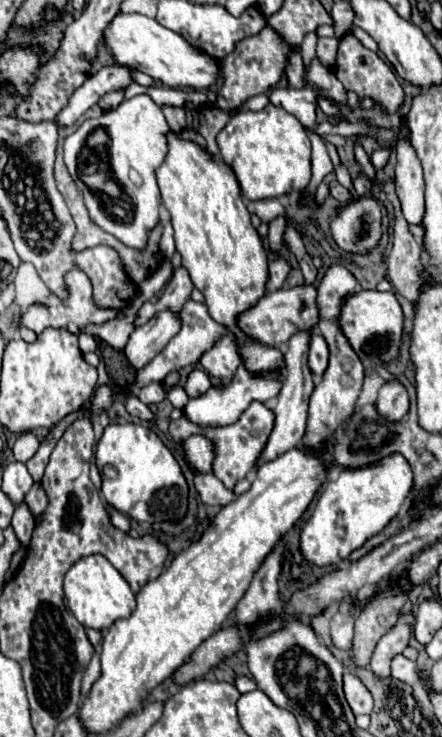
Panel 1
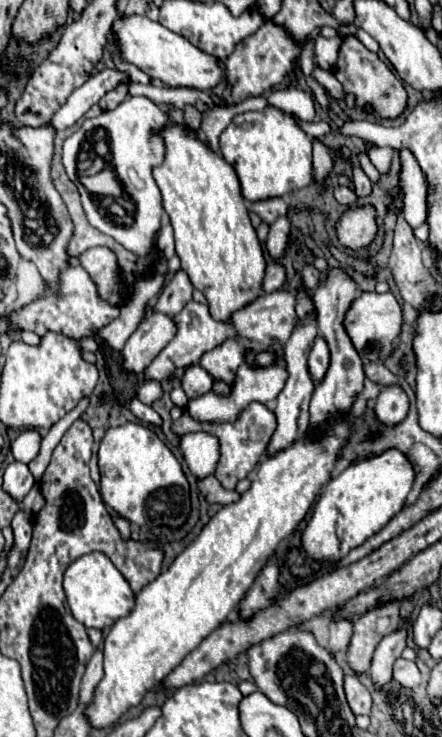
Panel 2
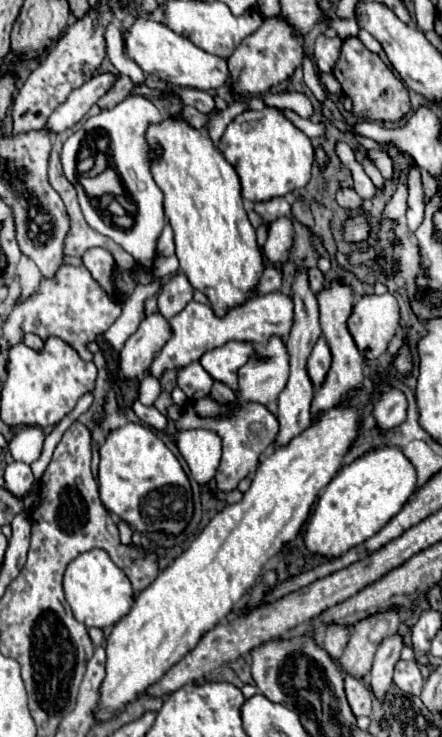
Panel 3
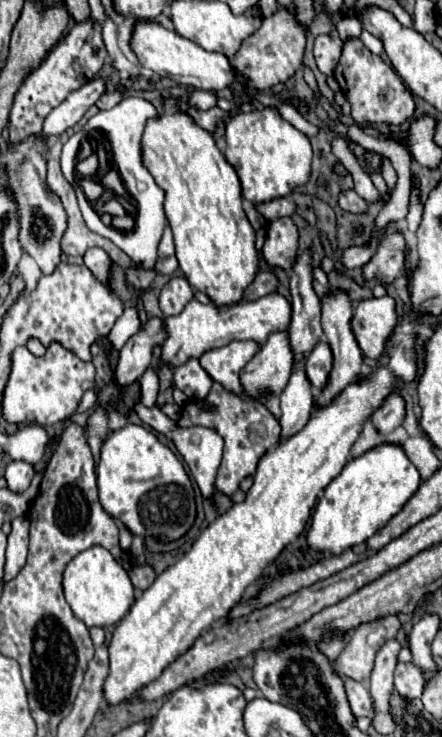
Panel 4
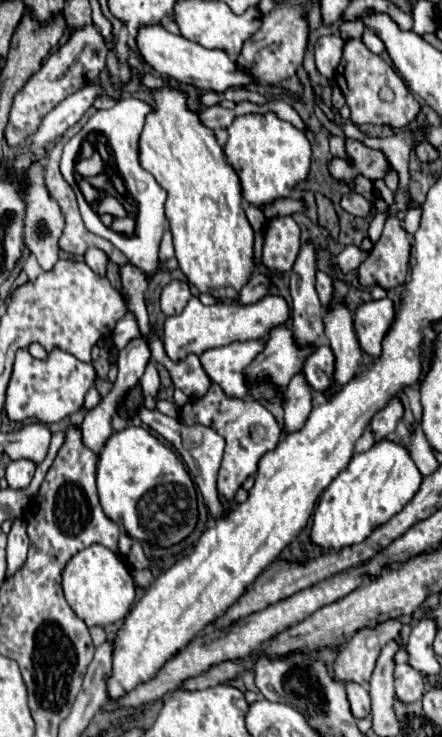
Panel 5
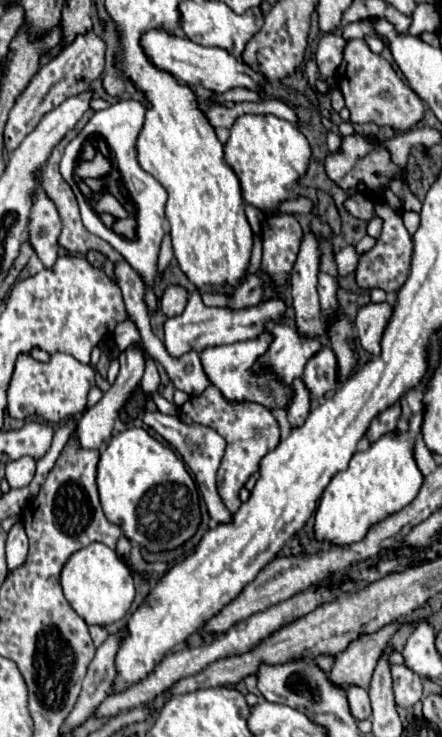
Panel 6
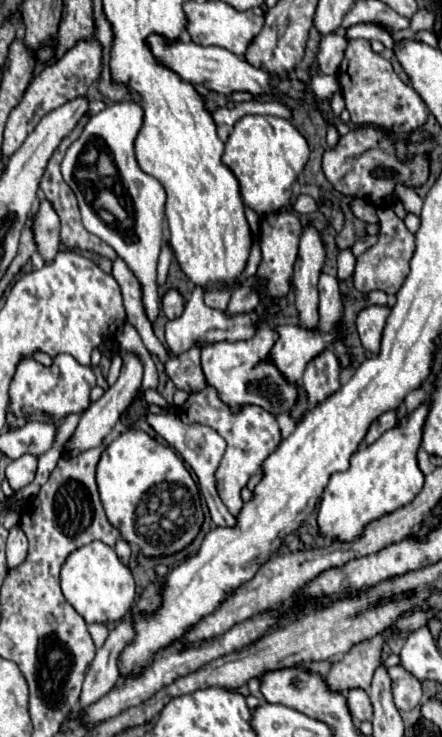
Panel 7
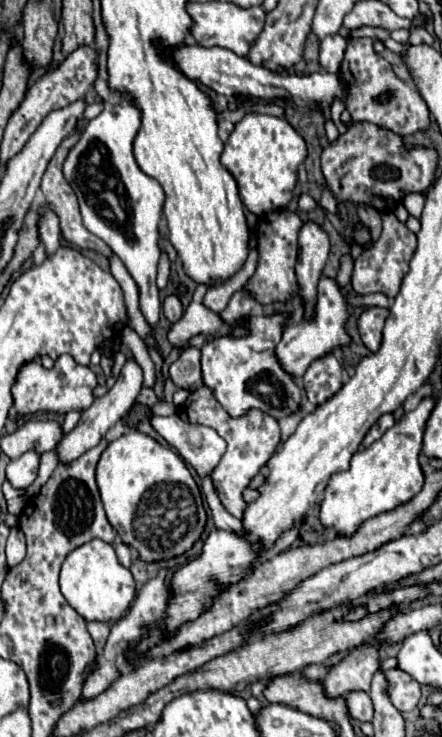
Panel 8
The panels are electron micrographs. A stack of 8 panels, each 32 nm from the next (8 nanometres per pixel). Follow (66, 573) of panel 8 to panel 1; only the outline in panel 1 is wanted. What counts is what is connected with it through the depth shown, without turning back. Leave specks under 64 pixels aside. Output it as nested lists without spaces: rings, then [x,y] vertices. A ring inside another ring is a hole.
[[[100,554],[86,556],[78,560],[64,578],[64,594],[68,608],[76,616],[76,620],[84,628],[94,628],[94,630],[104,630],[110,628],[116,620],[128,618],[132,614],[132,608],[136,608],[134,594],[128,586],[128,582],[122,578],[122,574]]]

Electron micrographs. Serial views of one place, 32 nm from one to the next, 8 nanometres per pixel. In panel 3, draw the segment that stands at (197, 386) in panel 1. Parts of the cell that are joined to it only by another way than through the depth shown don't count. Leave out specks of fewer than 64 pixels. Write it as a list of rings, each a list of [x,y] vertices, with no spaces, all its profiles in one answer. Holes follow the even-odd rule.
[[[198,362],[184,366],[178,374],[178,386],[184,390],[184,394],[190,400],[198,400],[198,398],[208,396],[212,384],[214,384],[212,376],[208,376],[208,372]]]

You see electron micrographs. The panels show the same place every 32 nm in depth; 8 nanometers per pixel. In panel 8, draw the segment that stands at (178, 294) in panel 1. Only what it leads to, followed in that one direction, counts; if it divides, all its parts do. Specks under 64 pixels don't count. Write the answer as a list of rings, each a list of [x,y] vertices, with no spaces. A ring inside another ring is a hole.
[[[176,294],[166,296],[162,304],[164,304],[164,314],[166,314],[166,318],[170,322],[176,322],[182,316],[182,312],[184,312],[184,306],[182,306],[182,302],[180,302],[180,298]]]

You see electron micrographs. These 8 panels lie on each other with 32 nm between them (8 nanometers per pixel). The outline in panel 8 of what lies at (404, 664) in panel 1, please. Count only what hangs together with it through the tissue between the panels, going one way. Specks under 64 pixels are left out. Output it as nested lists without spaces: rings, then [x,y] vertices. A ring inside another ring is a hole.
[[[400,668],[388,670],[386,678],[390,682],[388,694],[390,694],[392,704],[400,712],[414,710],[420,702],[420,684],[416,680],[412,680],[412,676],[408,676],[406,672],[400,672]]]

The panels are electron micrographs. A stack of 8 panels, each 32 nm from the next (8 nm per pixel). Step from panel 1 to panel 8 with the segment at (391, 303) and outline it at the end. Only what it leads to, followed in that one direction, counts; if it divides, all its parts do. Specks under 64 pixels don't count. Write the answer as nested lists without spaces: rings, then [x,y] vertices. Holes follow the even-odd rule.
[[[368,308],[360,314],[358,318],[358,330],[360,330],[360,338],[364,342],[364,346],[370,352],[376,352],[380,348],[382,342],[382,328],[384,328],[384,320],[388,316],[388,308]]]

